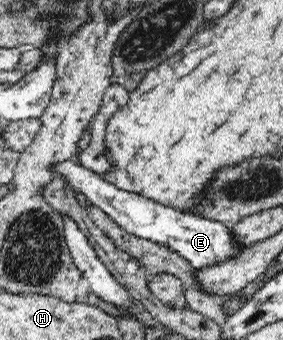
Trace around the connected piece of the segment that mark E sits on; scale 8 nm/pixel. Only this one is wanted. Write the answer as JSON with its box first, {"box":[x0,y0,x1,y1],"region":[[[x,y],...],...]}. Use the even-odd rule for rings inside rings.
{"box":[53,159,246,270],"region":[[[75,159],[54,164],[53,171],[56,175],[63,177],[63,180],[67,181],[76,193],[83,193],[87,201],[104,211],[107,219],[117,223],[136,237],[148,239],[148,242],[166,246],[178,252],[196,270],[226,261],[228,258],[237,256],[241,251],[246,251],[246,246],[240,246],[233,238],[231,225],[204,219],[190,212],[181,212],[146,196],[118,189],[114,184],[102,179],[102,176],[96,172],[80,165]]]}

